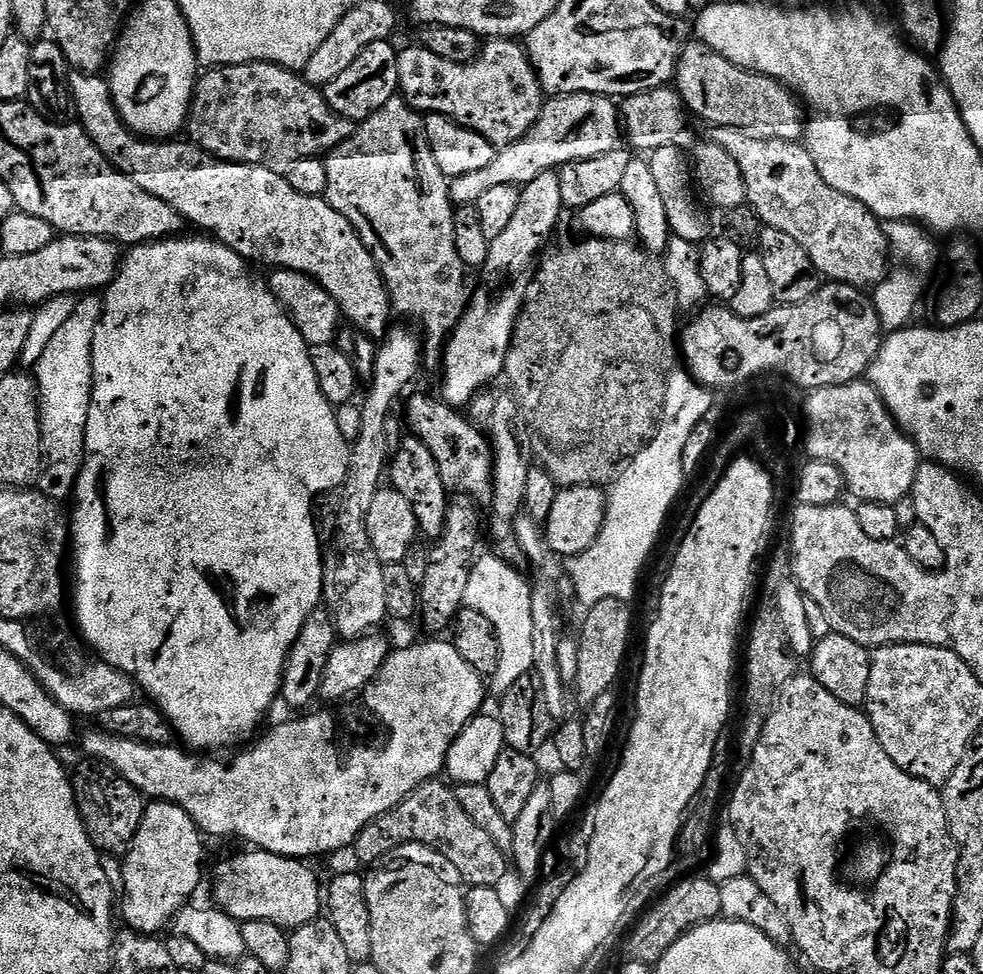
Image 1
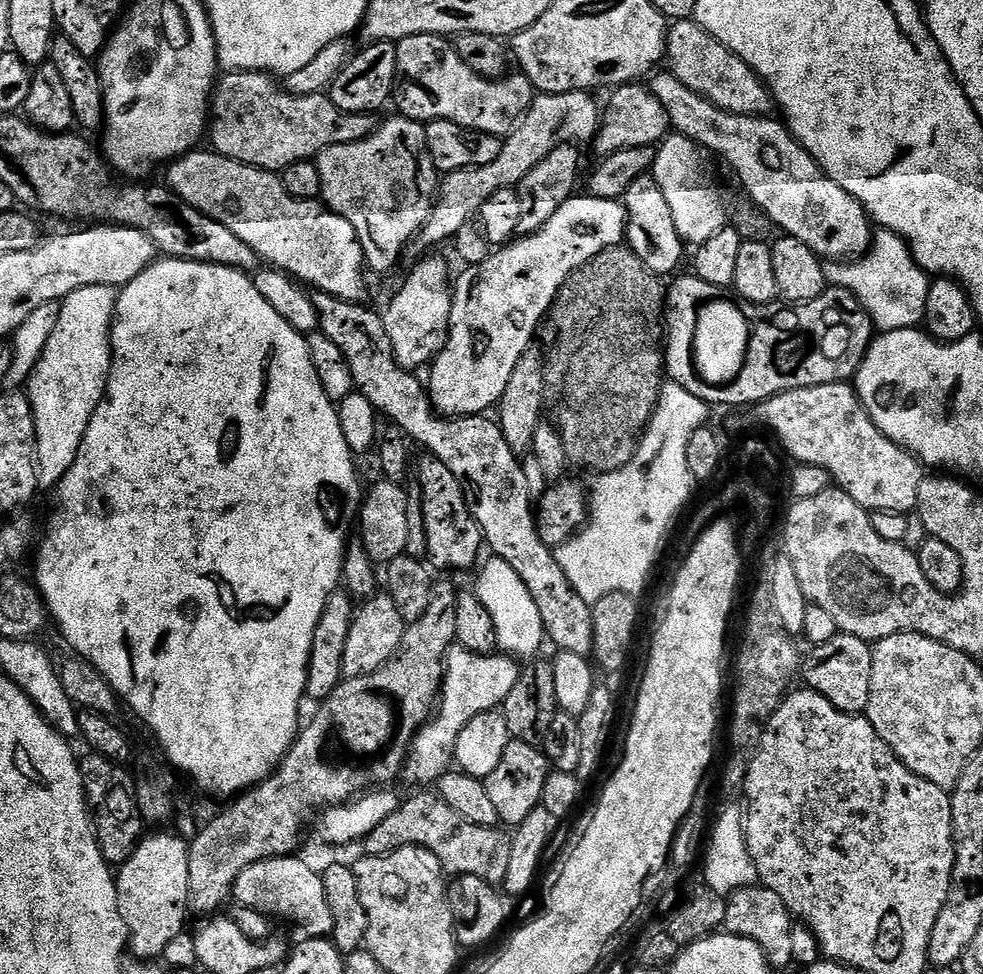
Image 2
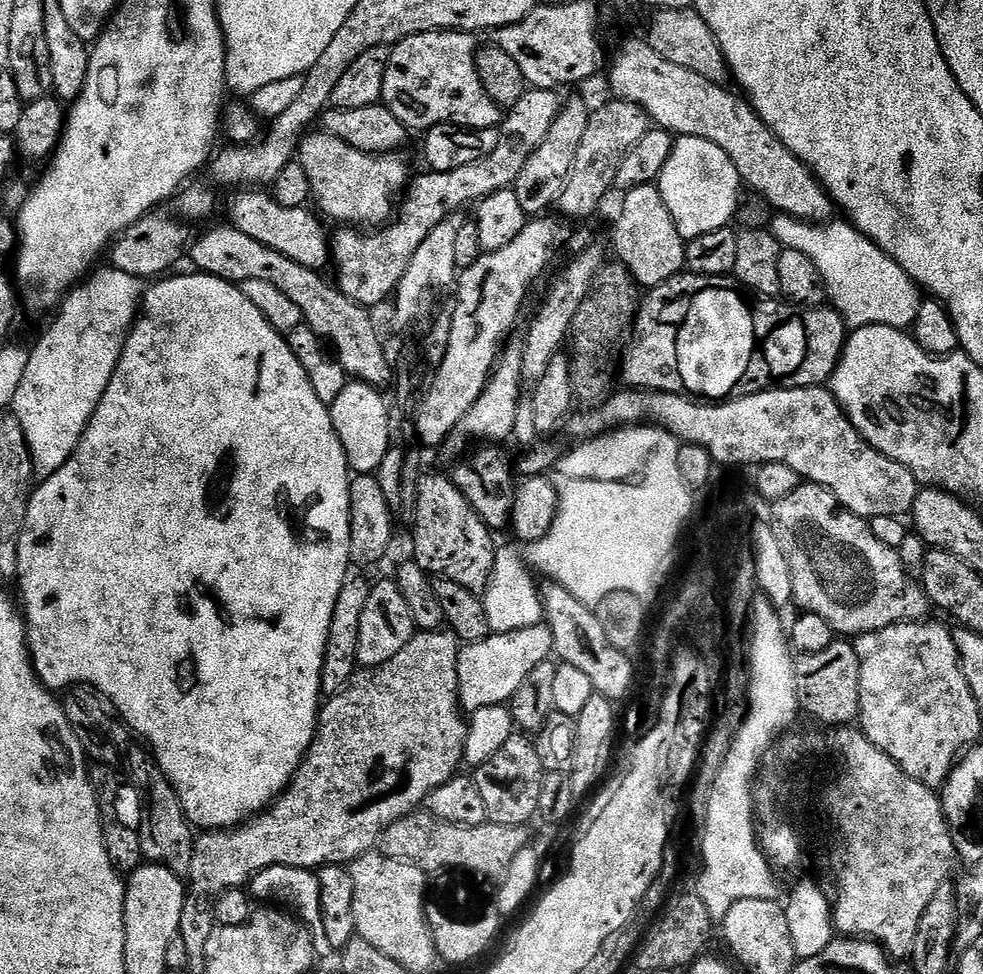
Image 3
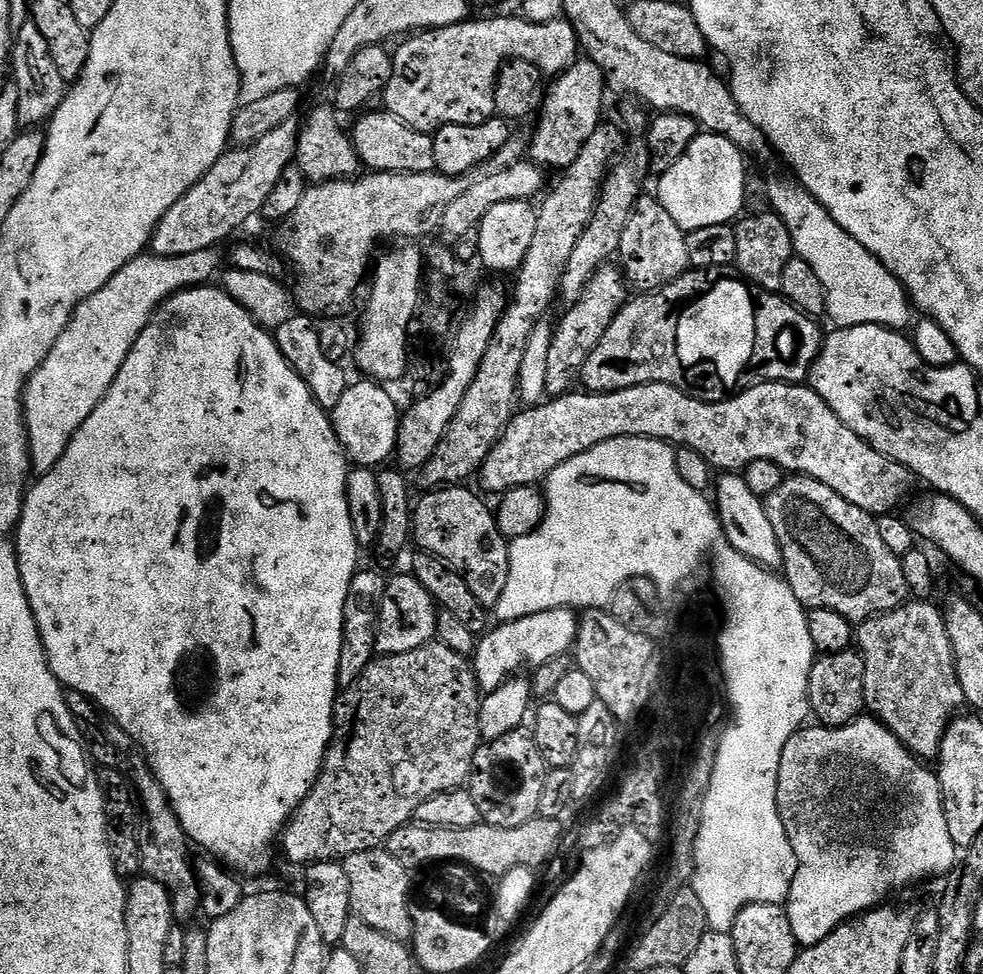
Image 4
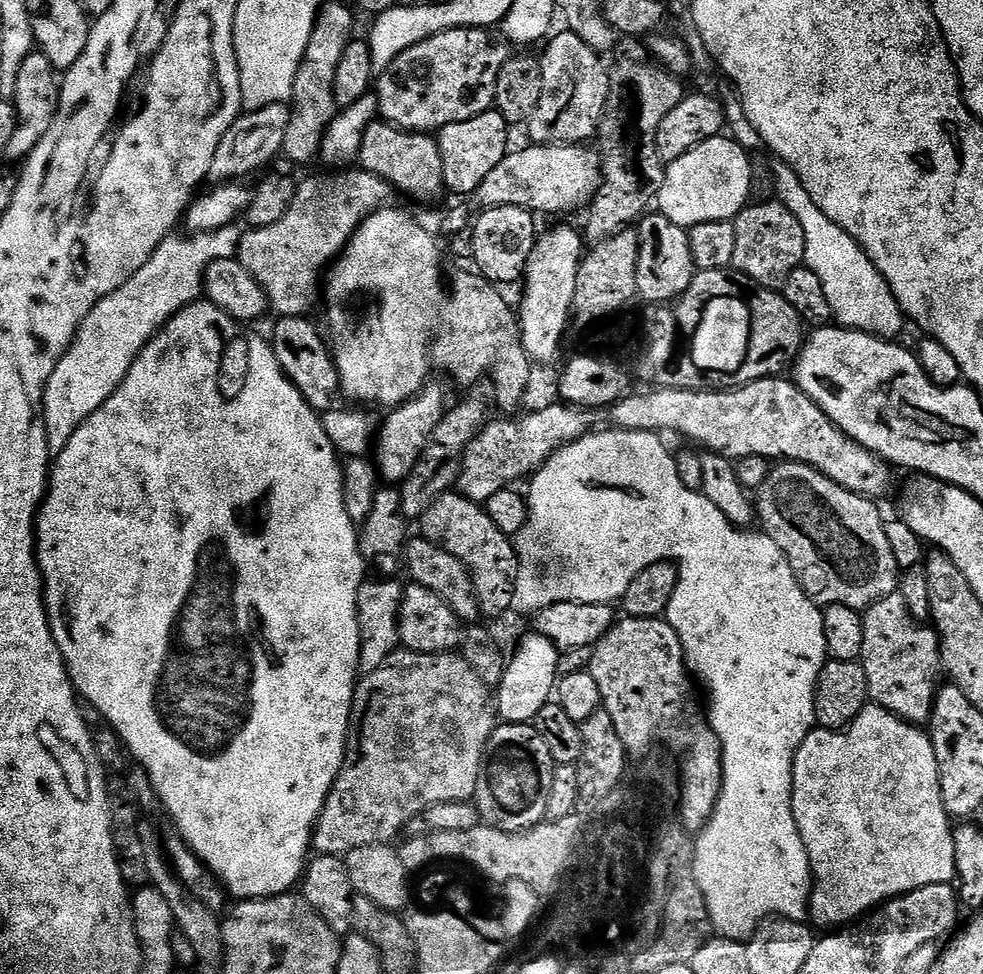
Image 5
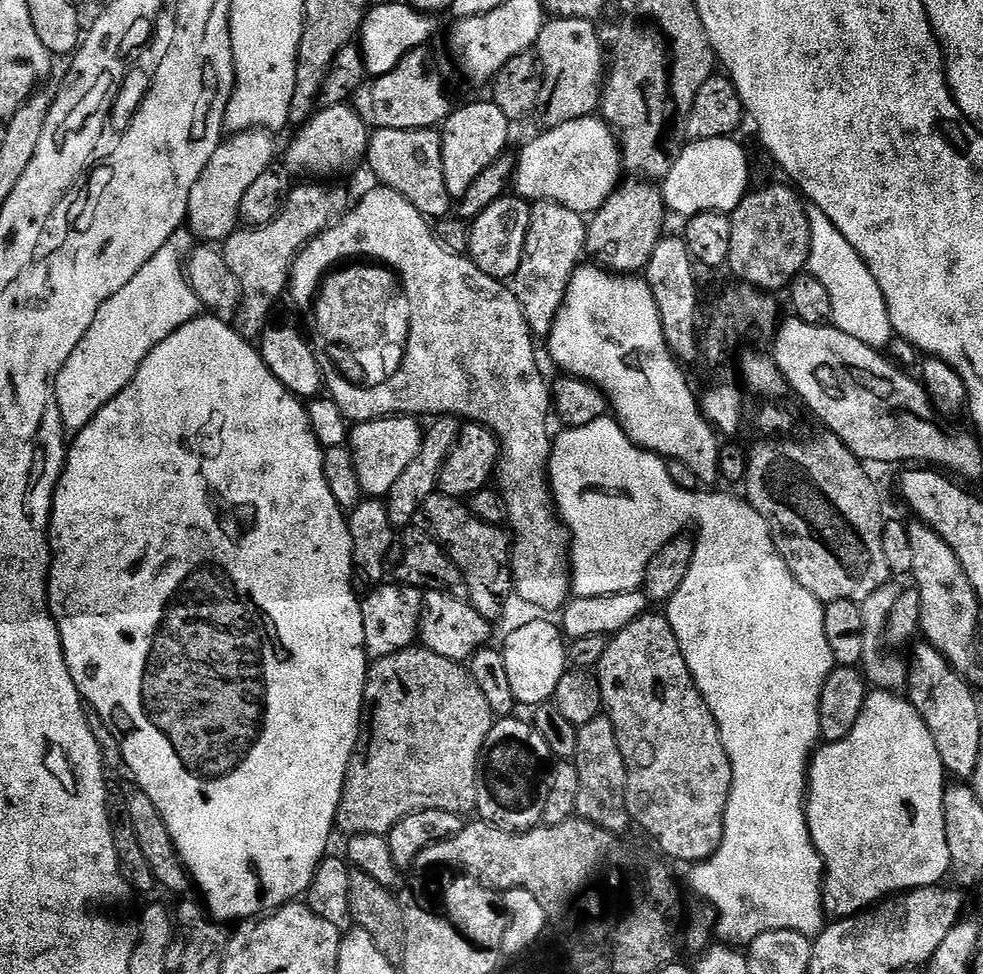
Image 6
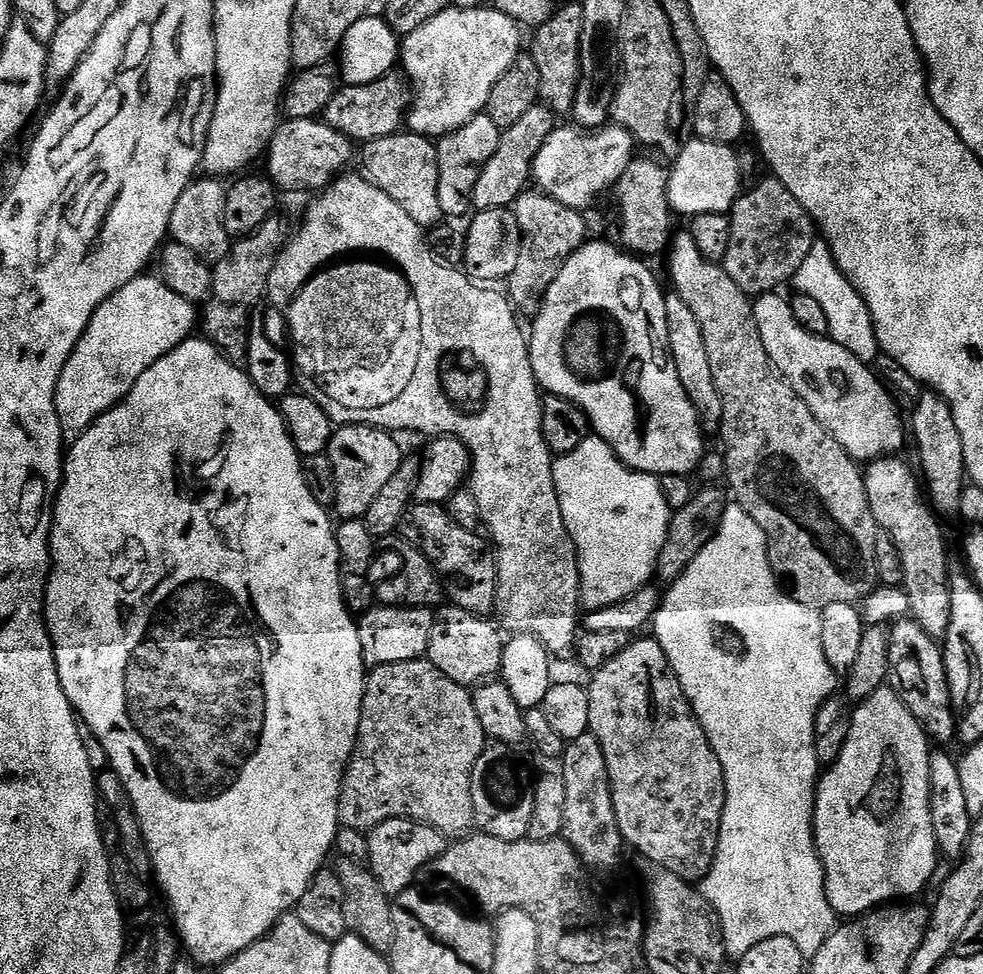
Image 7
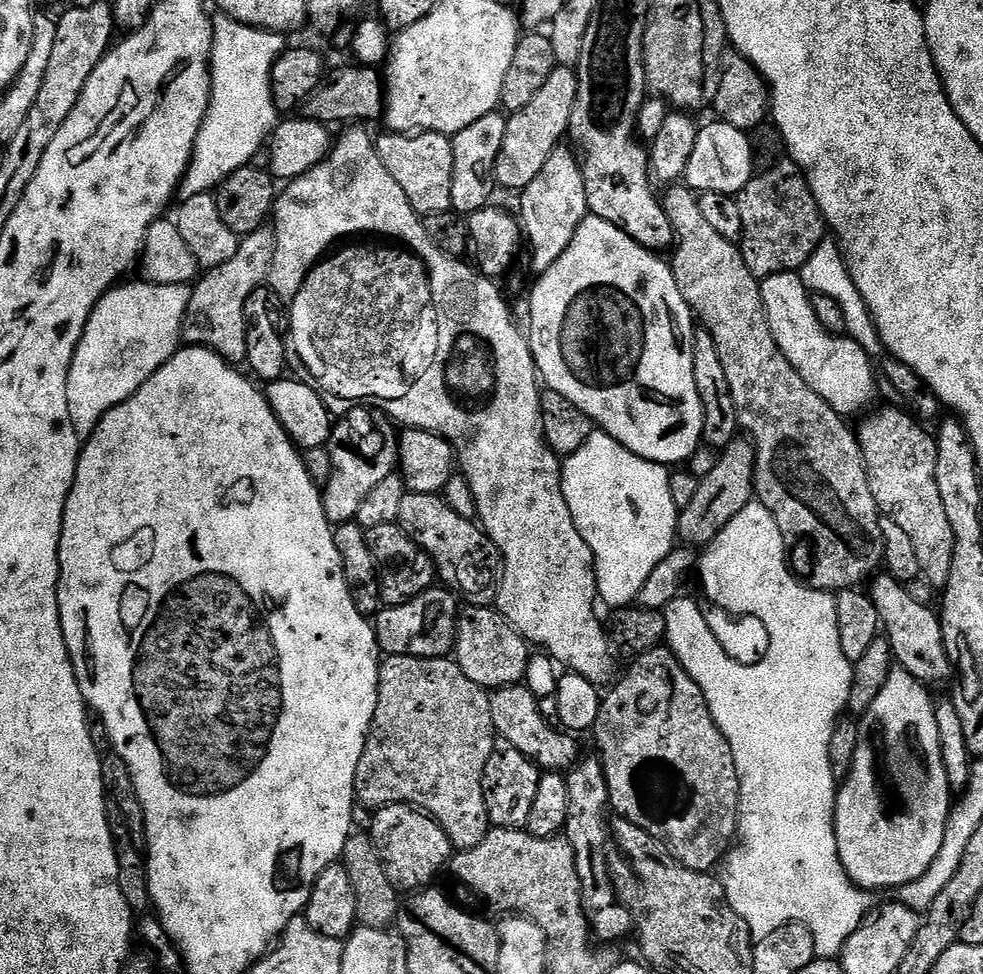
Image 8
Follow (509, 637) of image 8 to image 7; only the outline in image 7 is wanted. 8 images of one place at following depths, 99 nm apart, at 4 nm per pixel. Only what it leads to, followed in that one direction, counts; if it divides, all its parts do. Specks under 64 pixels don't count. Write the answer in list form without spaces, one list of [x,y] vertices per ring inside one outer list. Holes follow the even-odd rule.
[[[459,606],[441,607],[435,613],[436,627],[426,656],[450,678],[465,686],[476,686],[495,677],[504,667],[506,636],[487,615],[468,611]]]

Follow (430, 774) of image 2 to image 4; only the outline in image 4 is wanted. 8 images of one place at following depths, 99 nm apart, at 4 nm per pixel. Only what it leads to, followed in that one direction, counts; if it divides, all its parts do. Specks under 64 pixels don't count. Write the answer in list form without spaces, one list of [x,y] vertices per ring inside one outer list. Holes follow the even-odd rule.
[[[555,608],[554,610],[542,610],[538,614],[530,614],[526,618],[506,620],[495,625],[491,630],[485,631],[479,637],[476,645],[476,655],[471,657],[472,669],[476,671],[476,681],[480,684],[481,693],[489,694],[498,690],[500,686],[515,677],[523,664],[539,666],[550,662],[559,656],[569,655],[576,643],[576,635],[580,629],[580,616],[571,608]]]

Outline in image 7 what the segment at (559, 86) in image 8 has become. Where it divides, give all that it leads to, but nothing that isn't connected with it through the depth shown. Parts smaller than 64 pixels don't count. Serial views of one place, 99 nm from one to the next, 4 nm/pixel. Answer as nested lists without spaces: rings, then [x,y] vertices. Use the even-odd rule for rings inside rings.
[[[538,102],[514,126],[503,129],[500,133],[498,150],[494,150],[494,158],[486,162],[482,174],[470,197],[470,204],[476,212],[485,212],[491,208],[512,208],[523,194],[529,191],[533,179],[532,167],[538,158],[538,150],[550,138],[550,134],[558,126],[557,113],[547,103]]]

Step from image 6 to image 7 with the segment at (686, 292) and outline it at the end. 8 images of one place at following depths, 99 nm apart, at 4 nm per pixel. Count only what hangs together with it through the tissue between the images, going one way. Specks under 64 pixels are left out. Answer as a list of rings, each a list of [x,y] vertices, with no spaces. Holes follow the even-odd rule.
[[[680,294],[667,297],[666,312],[670,330],[670,350],[672,361],[676,363],[678,376],[682,378],[684,389],[692,399],[692,405],[700,415],[700,422],[705,433],[719,433],[724,422],[724,403],[722,394],[714,380],[714,370],[710,370],[710,350],[706,350],[706,338],[702,336],[702,325],[694,310]]]

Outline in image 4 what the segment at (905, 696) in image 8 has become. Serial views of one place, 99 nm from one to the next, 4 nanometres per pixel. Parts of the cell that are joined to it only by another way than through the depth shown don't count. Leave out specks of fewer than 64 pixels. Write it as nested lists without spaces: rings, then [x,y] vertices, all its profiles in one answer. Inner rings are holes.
[[[861,714],[860,717],[852,721],[851,724],[847,724],[844,728],[815,727],[805,727],[803,730],[794,733],[790,738],[790,742],[786,742],[786,750],[782,752],[782,766],[778,774],[780,817],[786,826],[786,834],[790,838],[790,846],[794,846],[794,854],[798,858],[798,870],[786,901],[786,907],[790,918],[790,927],[794,929],[794,938],[801,949],[806,949],[818,942],[822,942],[822,938],[830,935],[839,924],[845,924],[847,920],[883,905],[887,901],[884,899],[895,888],[904,888],[907,884],[916,884],[919,880],[930,879],[931,876],[947,877],[948,873],[957,867],[956,855],[958,855],[954,838],[950,838],[950,826],[946,826],[946,810],[942,802],[939,778],[937,778],[935,771],[931,767],[925,766],[917,757],[913,756],[912,751],[889,728],[881,724],[871,714]],[[836,759],[840,759],[844,763],[844,773],[841,774],[840,780],[842,783],[848,784],[848,788],[836,788]],[[875,796],[880,800],[892,800],[892,813],[885,818],[884,829],[876,828],[875,822],[870,817],[864,816],[863,808],[870,807]]]

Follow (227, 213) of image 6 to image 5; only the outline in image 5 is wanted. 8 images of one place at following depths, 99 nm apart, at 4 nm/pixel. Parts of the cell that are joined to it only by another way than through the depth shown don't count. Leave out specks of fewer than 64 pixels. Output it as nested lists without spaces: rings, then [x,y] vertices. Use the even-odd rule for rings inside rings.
[[[288,104],[262,106],[262,110],[244,112],[222,134],[218,150],[214,150],[214,162],[210,162],[208,180],[212,182],[240,182],[251,172],[259,173],[273,163],[272,159],[283,153],[282,138],[286,138],[286,126],[290,123],[292,113]]]

